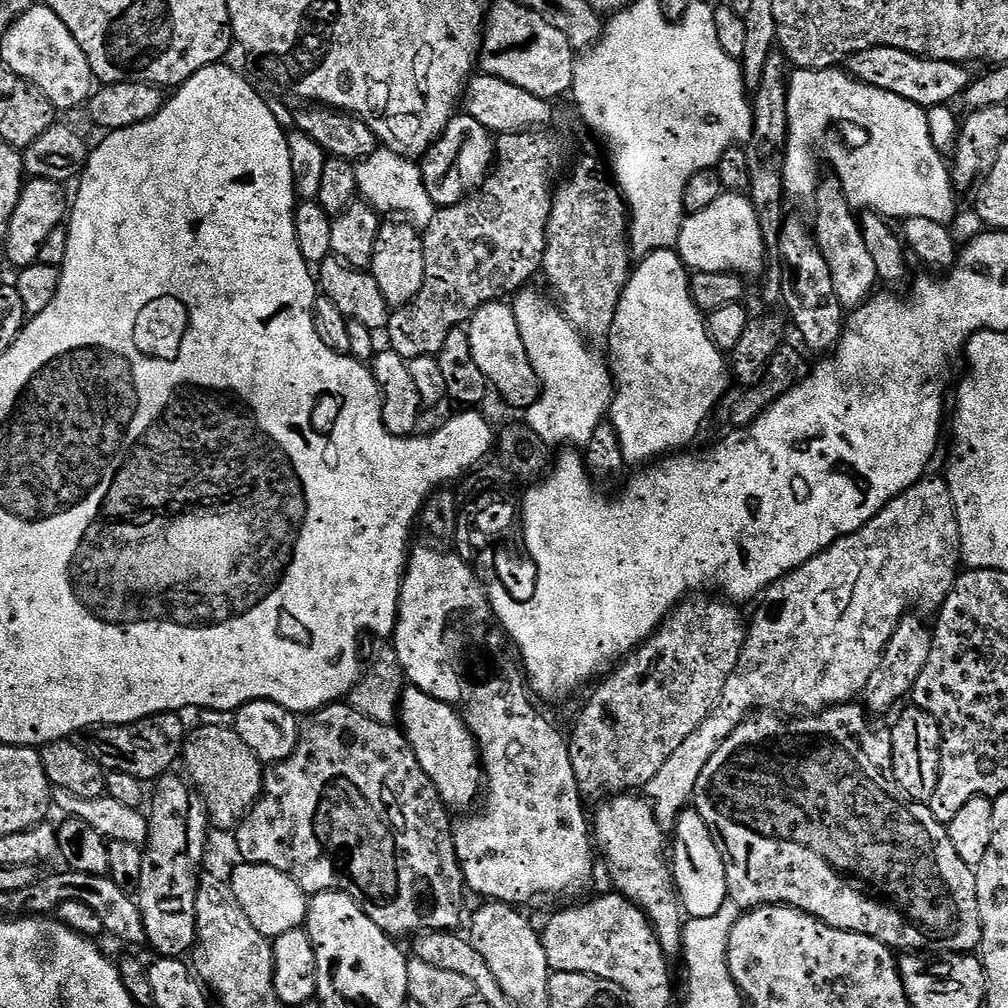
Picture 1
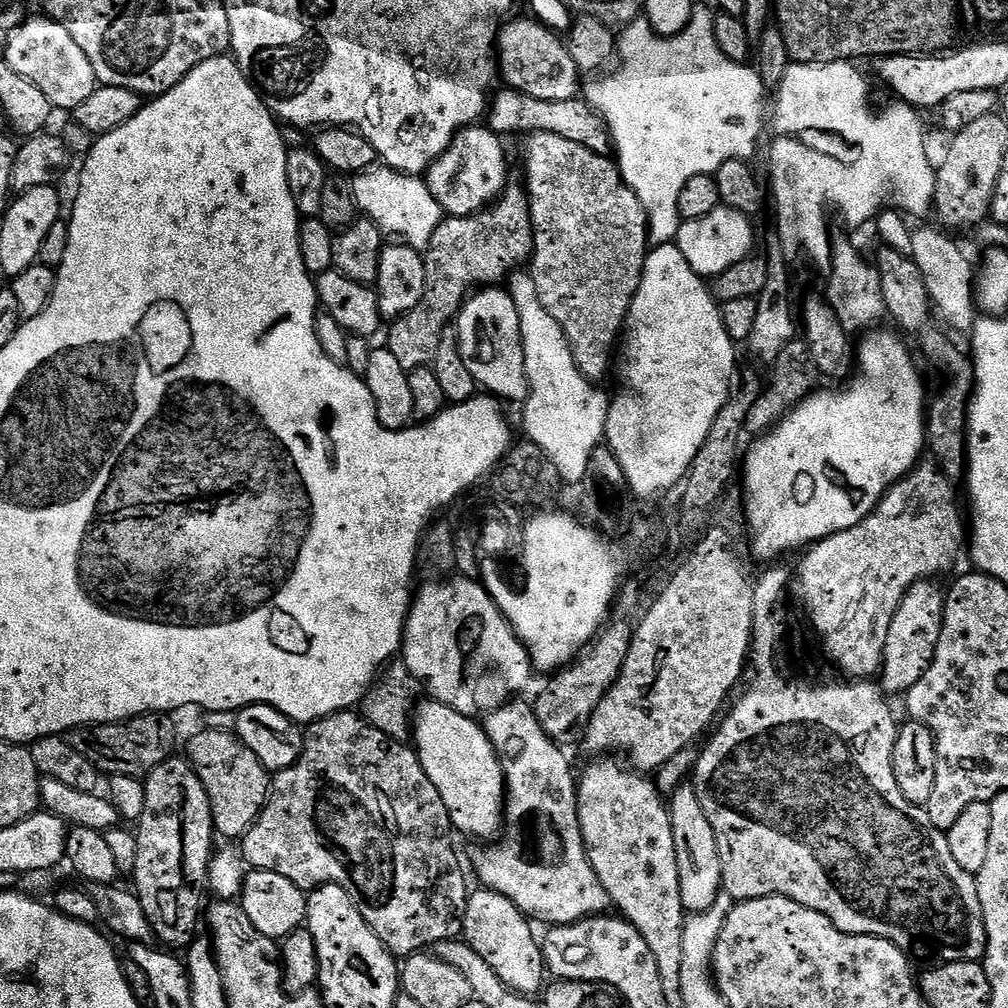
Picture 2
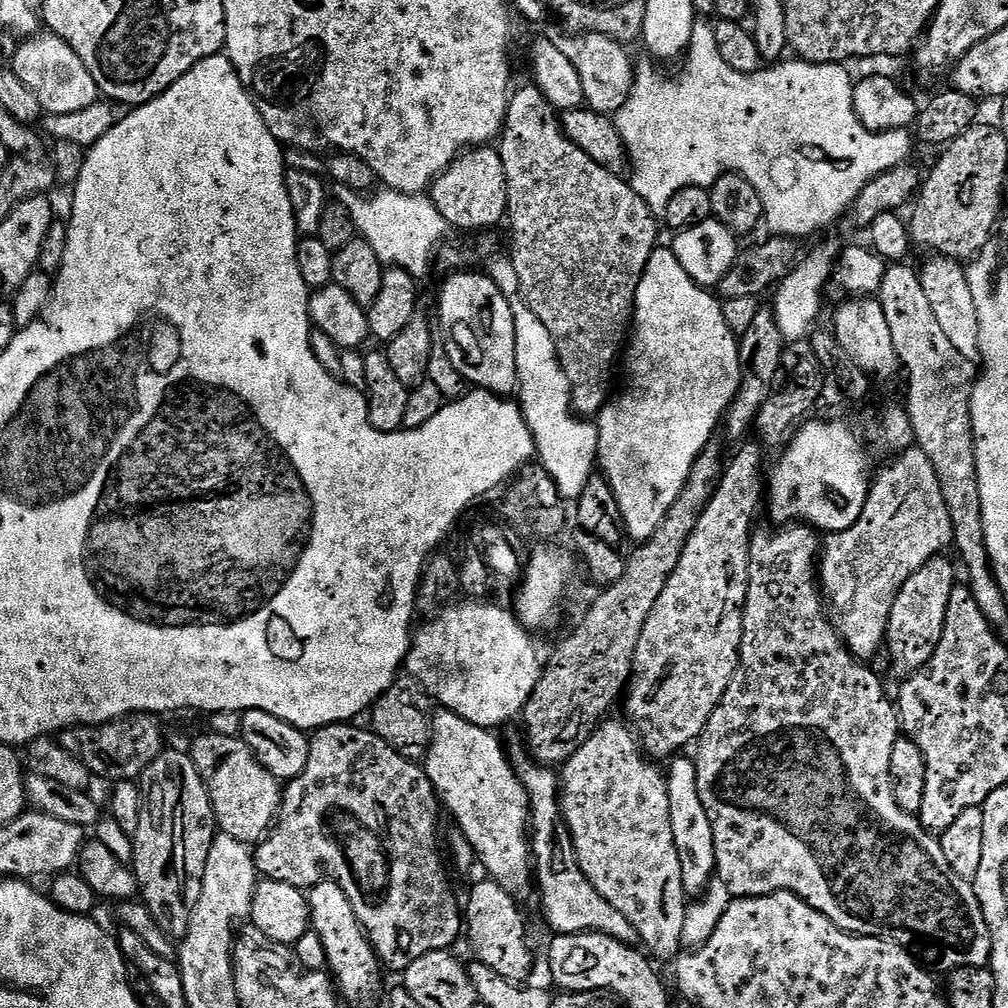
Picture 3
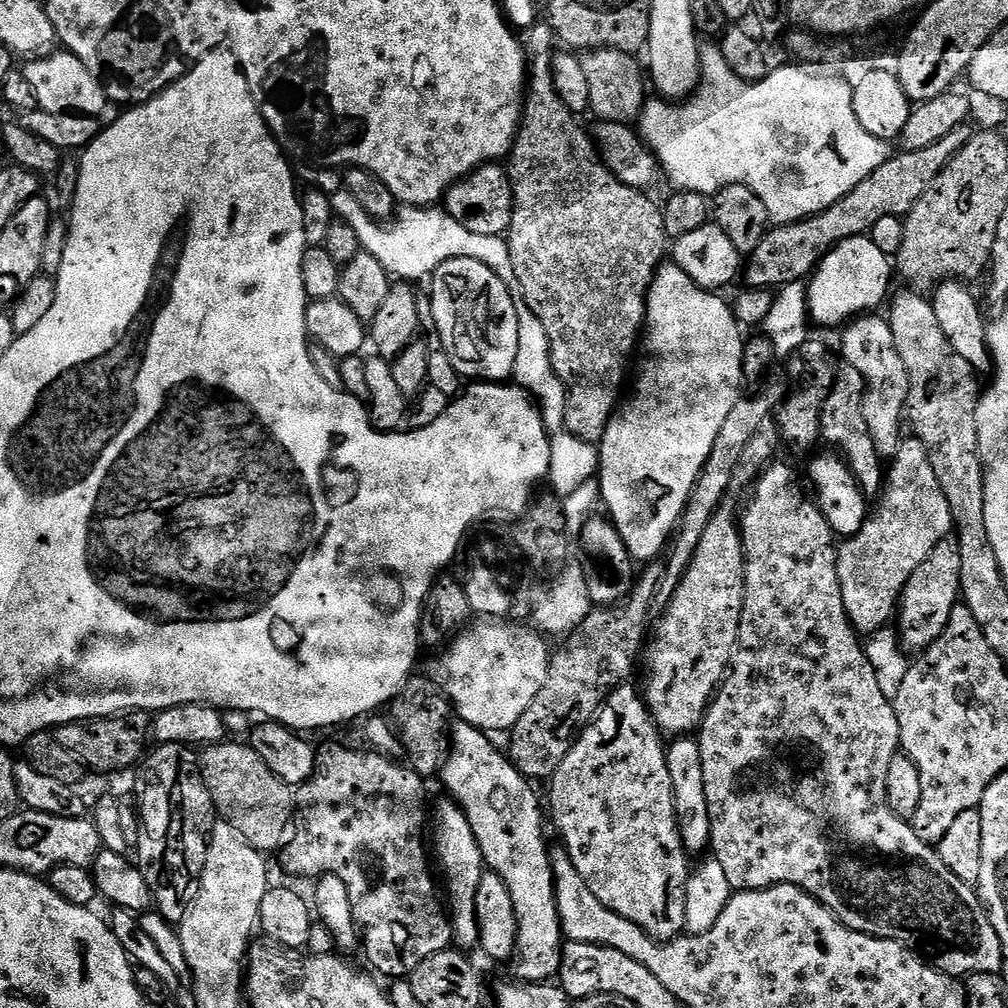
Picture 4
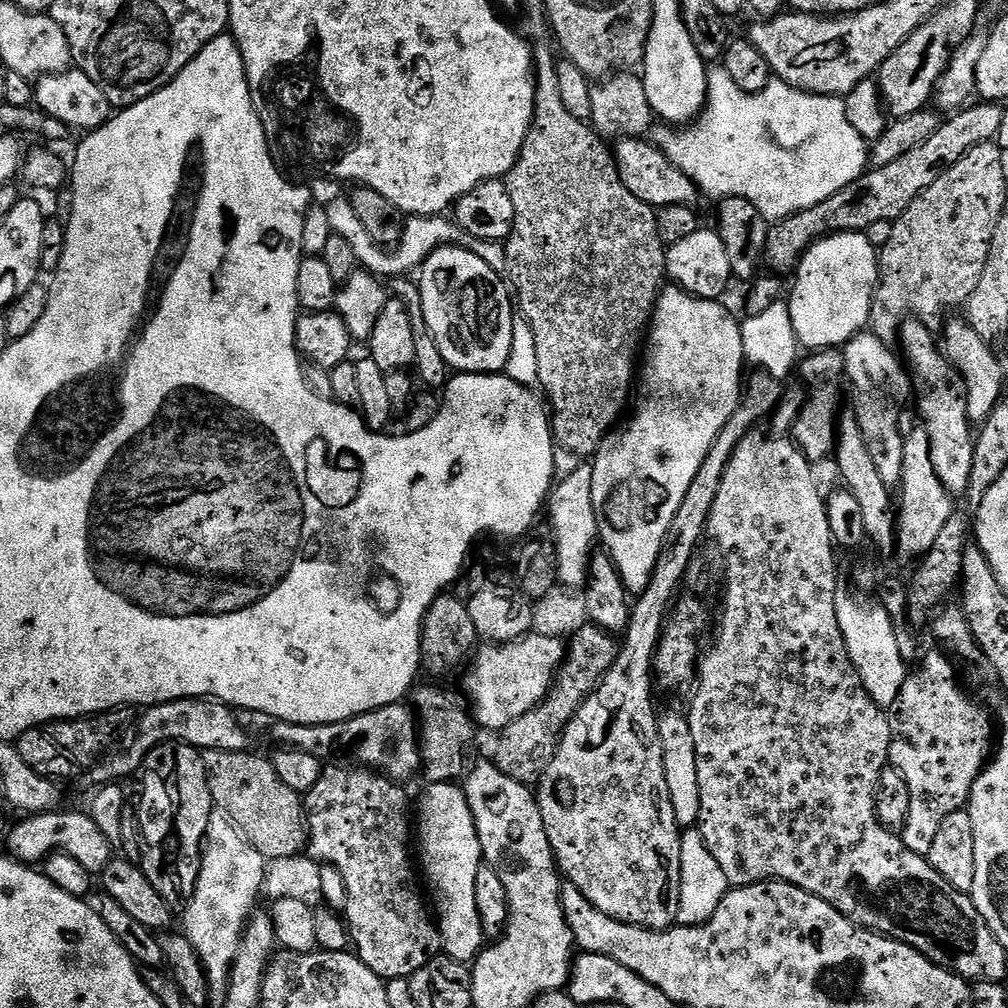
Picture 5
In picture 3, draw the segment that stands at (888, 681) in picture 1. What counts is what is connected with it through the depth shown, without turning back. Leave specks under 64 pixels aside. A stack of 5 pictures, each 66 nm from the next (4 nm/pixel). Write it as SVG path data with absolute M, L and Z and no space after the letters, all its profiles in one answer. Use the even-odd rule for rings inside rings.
M941 554L930 558L922 570L906 578L906 586L902 586L902 590L898 590L898 598L894 598L894 607L890 609L886 653L892 659L893 666L901 672L901 677L907 678L922 670L922 666L934 658L934 650L938 650L938 642L946 626L946 606L950 606L950 594L958 587L957 565L952 565L946 557Z

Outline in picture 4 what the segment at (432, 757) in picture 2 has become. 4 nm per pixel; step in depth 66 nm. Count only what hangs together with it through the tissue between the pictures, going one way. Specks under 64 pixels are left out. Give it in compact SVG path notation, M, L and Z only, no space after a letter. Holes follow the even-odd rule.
M456 722L450 728L450 747L447 749L444 757L443 765L438 773L439 779L444 779L444 788L449 797L455 800L457 806L466 814L466 818L470 822L470 830L474 830L474 838L480 847L480 853L484 859L487 871L498 874L498 878L502 878L502 882L506 882L506 890L510 890L510 902L514 902L514 914L518 918L518 936L516 938L516 954L514 957L514 965L516 964L515 979L520 982L548 982L559 973L560 970L560 953L562 951L562 933L560 930L560 919L558 918L558 910L556 909L556 891L552 882L552 857L550 855L550 844L544 841L544 820L546 824L546 816L540 813L540 804L542 808L542 800L536 797L536 792L531 788L529 777L523 776L518 769L512 765L511 759L503 751L500 752L492 745L493 737L487 732L481 732L480 729Z

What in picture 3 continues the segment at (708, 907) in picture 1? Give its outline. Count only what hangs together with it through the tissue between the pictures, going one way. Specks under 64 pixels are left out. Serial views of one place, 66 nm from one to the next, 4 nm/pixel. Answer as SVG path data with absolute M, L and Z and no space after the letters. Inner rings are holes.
M680 754L667 765L666 779L670 794L670 830L674 830L674 846L678 846L678 863L682 865L682 886L689 898L699 898L716 876L716 855L714 854L714 830L710 818L706 818L706 806L698 795L698 774L696 761Z

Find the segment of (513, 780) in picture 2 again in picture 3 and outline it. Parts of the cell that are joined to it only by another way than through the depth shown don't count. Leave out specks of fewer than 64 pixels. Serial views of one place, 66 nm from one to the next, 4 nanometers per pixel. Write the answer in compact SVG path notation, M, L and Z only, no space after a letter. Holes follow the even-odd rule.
M523 743L520 744L508 744L506 748L508 758L512 762L512 769L516 772L516 777L522 782L522 786L528 791L528 806L530 809L530 847L532 849L532 862L534 865L534 884L538 889L538 896L540 892L540 908L544 911L544 920L553 929L553 933L565 936L566 934L578 934L579 932L601 932L606 934L610 938L619 940L622 944L629 946L637 943L638 937L634 926L630 926L630 922L626 922L626 918L622 918L622 914L618 914L618 910L614 910L614 906L610 906L610 902L606 902L606 898L602 898L602 894L598 894L598 890L594 890L594 886L590 886L590 882L586 878L586 874L582 874L582 870L578 866L578 858L576 857L576 851L574 850L574 842L570 838L570 830L566 826L564 821L564 811L560 809L560 778L559 775L549 765L540 764L536 760L532 759L527 747Z

